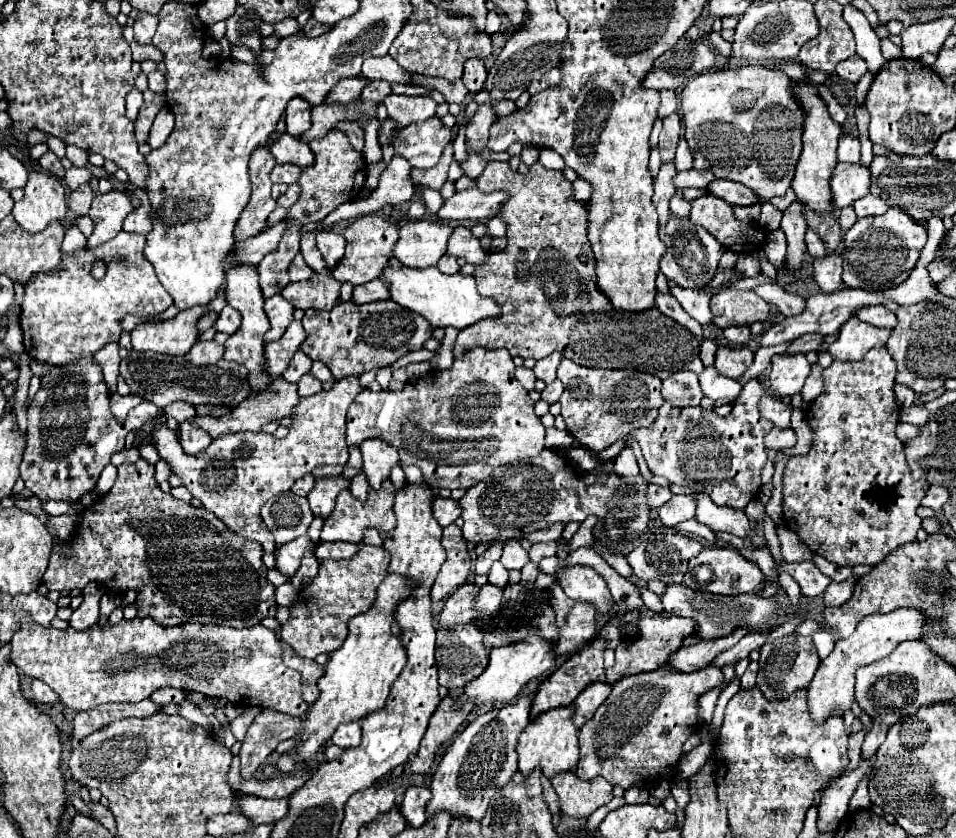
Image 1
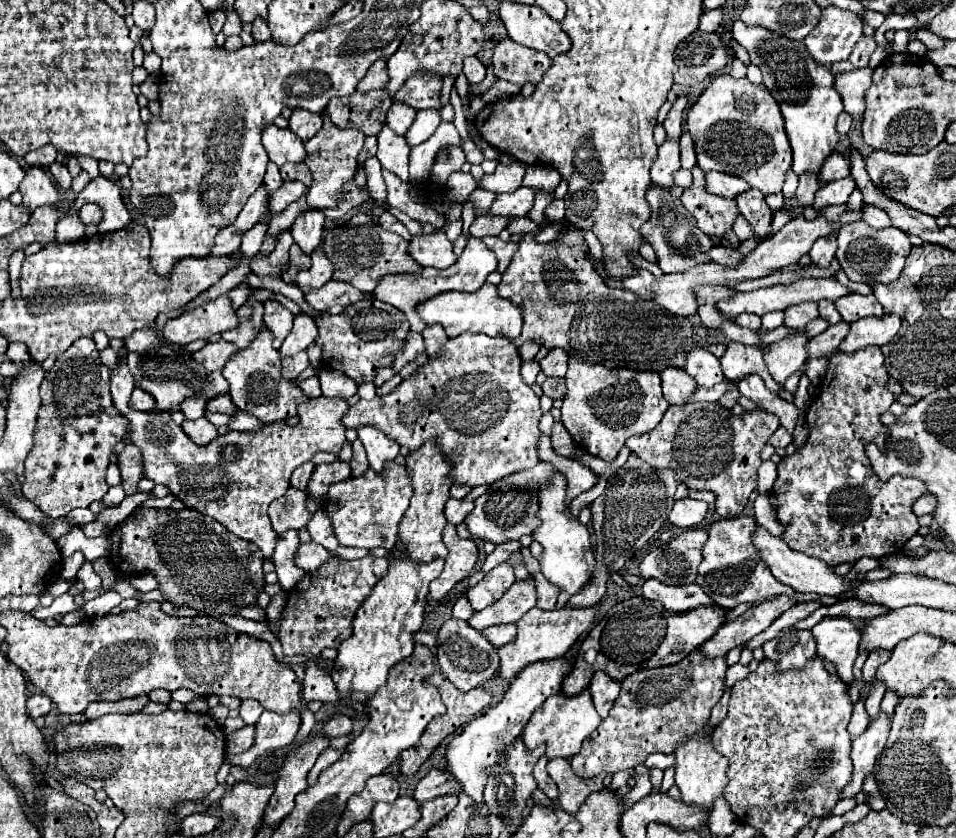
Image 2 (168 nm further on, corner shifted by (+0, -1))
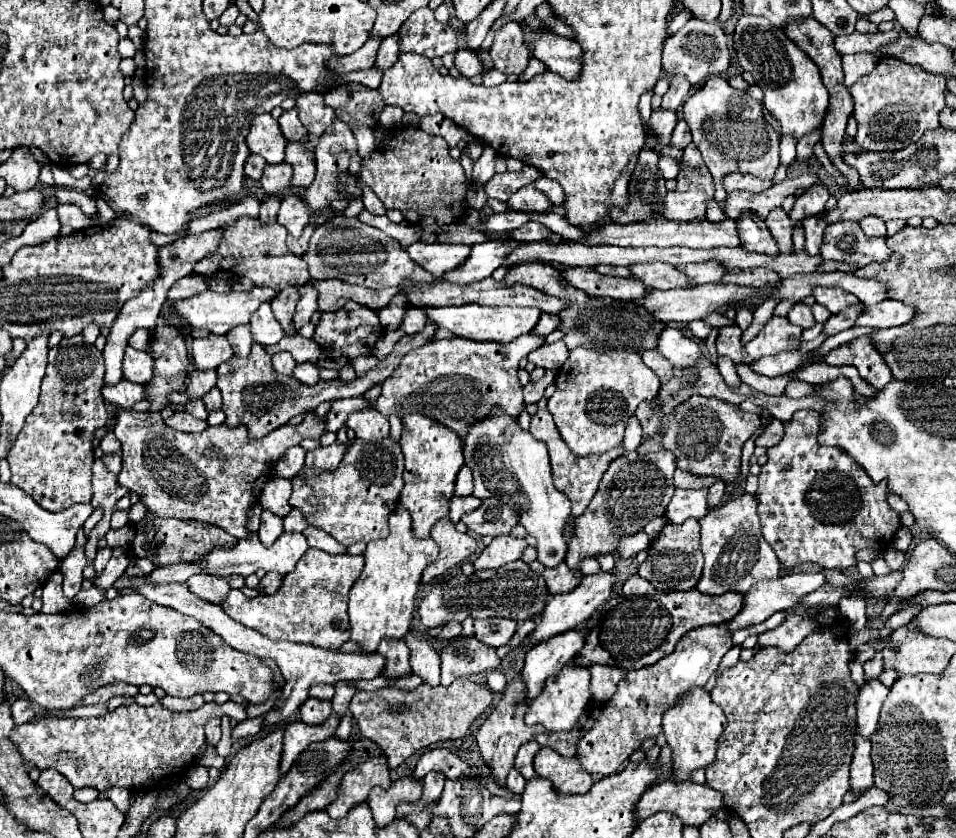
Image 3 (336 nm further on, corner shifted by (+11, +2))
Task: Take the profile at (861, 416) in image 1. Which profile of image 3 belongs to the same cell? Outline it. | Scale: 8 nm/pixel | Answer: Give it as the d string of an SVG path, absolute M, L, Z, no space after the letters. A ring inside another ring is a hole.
M799 410L793 414L793 420L785 424L785 436L781 444L767 450L767 464L759 474L759 520L761 532L767 544L775 550L781 564L801 564L801 562L817 562L825 568L845 570L855 564L855 552L863 548L885 550L891 546L893 534L901 528L901 516L893 512L887 504L889 488L883 482L873 484L867 472L841 448L823 448L819 444L821 434L821 412L815 410Z

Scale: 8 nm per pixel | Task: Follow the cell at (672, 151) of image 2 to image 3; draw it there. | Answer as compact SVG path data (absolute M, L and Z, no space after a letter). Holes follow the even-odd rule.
M661 108L653 110L653 116L649 120L649 134L653 136L653 140L659 146L667 146L669 140L671 140L675 124L677 124L677 114L675 112L663 112Z

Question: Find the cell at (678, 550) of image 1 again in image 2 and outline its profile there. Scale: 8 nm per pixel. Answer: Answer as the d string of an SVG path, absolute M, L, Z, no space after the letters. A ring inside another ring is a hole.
M688 529L672 539L666 549L652 549L640 563L640 575L644 579L658 579L666 585L686 585L696 579L696 571L702 559L702 547L708 539L704 529Z

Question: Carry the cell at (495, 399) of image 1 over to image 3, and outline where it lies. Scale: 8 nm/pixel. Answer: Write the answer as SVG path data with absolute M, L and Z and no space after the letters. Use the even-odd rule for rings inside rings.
M533 334L519 336L509 344L475 342L459 336L449 340L433 340L421 348L415 348L401 360L395 374L383 382L381 396L375 402L363 396L335 400L327 412L325 428L329 432L337 432L347 422L351 412L373 408L385 418L391 414L429 414L433 420L453 430L463 442L469 428L485 420L495 408L503 410L513 420L519 418L525 406L523 388L517 378L519 360L541 344L543 338Z

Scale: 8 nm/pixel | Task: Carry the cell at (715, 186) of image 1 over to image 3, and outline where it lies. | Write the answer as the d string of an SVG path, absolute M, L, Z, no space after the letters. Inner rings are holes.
M743 212L737 218L737 230L741 238L741 246L749 252L763 252L763 254L777 254L777 242L771 236L765 220L753 216L751 212Z

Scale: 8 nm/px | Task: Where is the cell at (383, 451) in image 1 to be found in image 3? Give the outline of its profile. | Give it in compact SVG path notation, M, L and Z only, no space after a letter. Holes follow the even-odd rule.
M377 410L353 412L347 418L347 426L353 428L355 438L363 442L383 442L389 436L389 420L381 416Z

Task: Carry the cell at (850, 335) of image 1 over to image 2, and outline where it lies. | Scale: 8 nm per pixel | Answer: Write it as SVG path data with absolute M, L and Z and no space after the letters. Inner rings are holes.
M882 315L882 317L866 317L858 319L850 325L848 337L842 341L840 351L854 353L868 345L886 345L900 329L902 317L898 315Z

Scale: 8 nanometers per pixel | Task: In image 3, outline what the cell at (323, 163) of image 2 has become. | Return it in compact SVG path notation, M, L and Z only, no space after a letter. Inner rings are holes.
M305 92L301 98L297 98L297 108L299 108L299 118L307 128L309 138L303 142L307 152L315 152L323 132L327 126L333 124L335 112L333 108L325 106L323 96L317 92Z

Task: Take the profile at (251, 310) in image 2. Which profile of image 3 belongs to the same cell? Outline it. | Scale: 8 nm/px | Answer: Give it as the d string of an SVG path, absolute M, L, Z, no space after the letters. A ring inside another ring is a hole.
M249 324L237 326L231 332L227 332L227 340L229 340L235 356L245 358L249 354L249 350L251 350L251 344L253 344L253 338L251 338L251 332L249 332Z

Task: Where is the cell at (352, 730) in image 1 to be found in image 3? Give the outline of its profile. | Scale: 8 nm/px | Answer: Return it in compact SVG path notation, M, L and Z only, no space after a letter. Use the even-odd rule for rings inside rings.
M309 698L303 706L301 706L301 720L305 724L323 724L333 712L333 706L329 700L315 700L315 698Z

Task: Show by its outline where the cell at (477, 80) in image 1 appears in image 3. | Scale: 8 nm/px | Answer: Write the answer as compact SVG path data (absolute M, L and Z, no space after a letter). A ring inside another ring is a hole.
M457 50L455 52L455 68L465 76L465 78L471 78L475 74L481 74L483 66L479 62L479 58L475 56L475 52L471 50Z

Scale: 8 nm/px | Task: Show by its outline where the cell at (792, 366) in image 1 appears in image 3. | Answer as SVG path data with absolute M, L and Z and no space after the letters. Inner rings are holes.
M773 316L765 328L745 344L749 360L759 360L763 356L775 356L779 352L797 350L801 344L801 328L793 326L787 318Z

